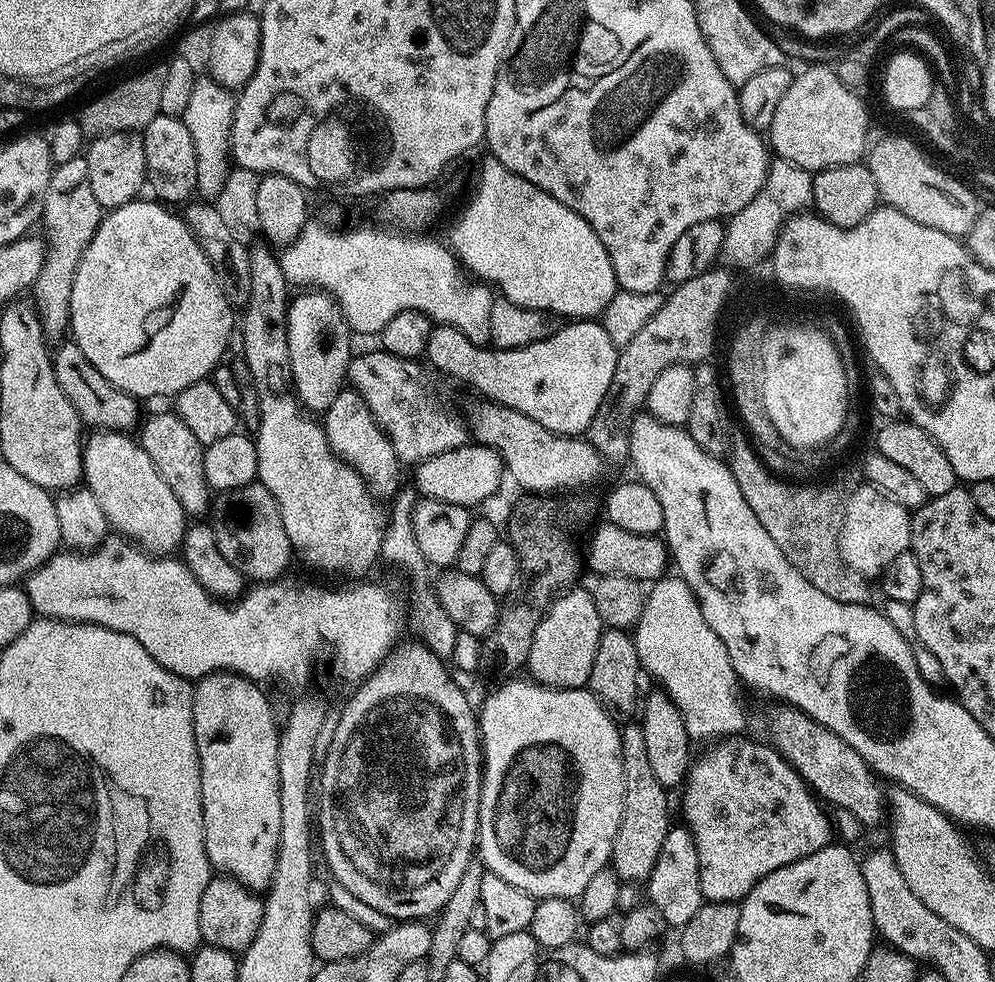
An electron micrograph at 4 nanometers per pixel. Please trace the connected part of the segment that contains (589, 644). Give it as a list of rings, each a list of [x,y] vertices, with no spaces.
[[[572,586],[560,593],[549,604],[534,638],[530,642],[530,654],[526,665],[531,679],[537,684],[548,684],[552,688],[583,688],[594,670],[594,654],[598,654],[598,642],[606,625],[600,621],[598,606],[586,587]]]

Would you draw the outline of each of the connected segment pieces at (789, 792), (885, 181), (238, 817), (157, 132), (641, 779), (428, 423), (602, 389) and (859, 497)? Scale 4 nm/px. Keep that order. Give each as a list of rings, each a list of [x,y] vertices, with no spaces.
[[[738,735],[713,743],[709,752],[693,759],[688,778],[682,785],[683,823],[692,832],[694,846],[698,846],[702,894],[708,902],[743,901],[766,874],[774,874],[774,870],[798,862],[798,858],[806,858],[834,840],[832,824],[824,813],[825,805],[806,781],[775,747],[744,739],[743,735]]]
[[[888,136],[874,144],[867,149],[866,163],[870,174],[874,174],[880,200],[887,207],[906,214],[906,218],[922,222],[922,226],[942,230],[942,234],[957,238],[967,237],[978,215],[973,189],[951,171],[935,168],[920,153],[919,146],[904,136]]]
[[[212,672],[195,681],[192,690],[194,738],[200,759],[202,818],[208,861],[217,873],[232,876],[251,892],[263,893],[272,884],[282,817],[278,803],[280,728],[261,685],[235,672]]]
[[[156,116],[144,127],[142,135],[148,171],[146,184],[149,189],[152,187],[151,195],[169,206],[180,206],[191,201],[197,195],[198,154],[194,154],[194,138],[190,138],[190,130],[186,130],[183,119],[178,116]]]
[[[640,723],[623,725],[620,728],[620,741],[624,771],[624,809],[618,834],[614,838],[610,867],[620,875],[621,881],[644,882],[654,870],[654,862],[658,862],[658,850],[662,850],[662,842],[666,839],[670,827],[668,821],[670,792],[662,786],[662,782],[658,782],[658,778],[654,778]]]
[[[383,350],[376,352],[364,352],[353,355],[352,363],[348,365],[348,375],[351,387],[364,399],[366,406],[370,406],[370,414],[380,423],[385,434],[390,438],[394,446],[396,456],[405,465],[415,466],[426,458],[434,458],[446,450],[461,448],[463,444],[469,443],[470,428],[464,420],[448,404],[443,404],[432,391],[436,388],[437,377],[427,367],[420,368],[419,359],[403,360]]]
[[[595,319],[574,320],[565,325],[565,328],[557,327],[546,339],[524,348],[498,349],[470,342],[470,338],[466,338],[466,334],[462,334],[462,330],[454,326],[437,324],[430,334],[426,360],[429,360],[427,363],[437,373],[453,376],[454,379],[469,384],[474,391],[481,392],[485,401],[518,410],[518,414],[534,418],[538,426],[555,432],[557,436],[579,437],[587,433],[594,414],[598,414],[598,406],[602,406],[602,398],[606,398],[606,390],[610,390],[618,347],[604,329],[603,323]]]
[[[872,485],[859,486],[849,499],[843,526],[840,528],[840,552],[846,563],[866,578],[879,577],[898,554],[909,549],[911,538],[909,509],[899,506],[898,502]]]

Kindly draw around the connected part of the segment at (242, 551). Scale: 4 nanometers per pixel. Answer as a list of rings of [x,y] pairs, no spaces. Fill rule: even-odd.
[[[253,482],[246,486],[238,486],[229,492],[221,492],[212,501],[210,509],[210,523],[214,530],[214,538],[218,538],[218,550],[248,582],[267,582],[281,579],[288,568],[288,563],[294,560],[294,549],[290,538],[286,538],[286,526],[282,526],[282,514],[278,502],[266,490],[266,486],[259,482]]]

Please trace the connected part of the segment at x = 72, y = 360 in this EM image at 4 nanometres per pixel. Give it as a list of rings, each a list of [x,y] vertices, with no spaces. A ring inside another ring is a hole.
[[[75,342],[67,343],[60,344],[57,348],[55,345],[52,357],[54,378],[58,378],[58,386],[62,386],[62,394],[66,394],[66,398],[70,398],[74,410],[78,410],[81,421],[92,430],[119,432],[135,429],[142,420],[142,415],[140,416],[141,401],[135,396],[118,390],[110,382],[106,382],[106,378],[102,378],[102,374],[98,374],[98,370],[94,370],[94,366],[90,366],[90,358],[86,358],[86,354],[82,354],[82,350],[78,350]]]

